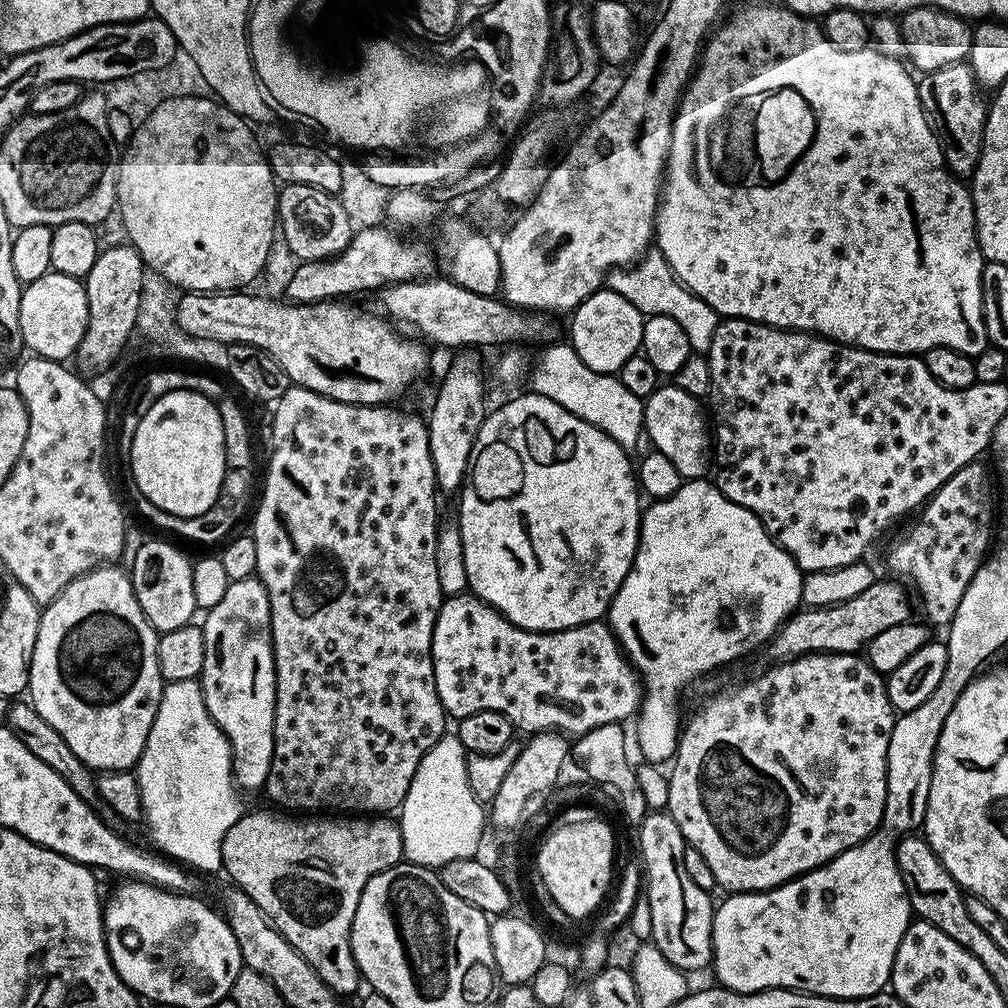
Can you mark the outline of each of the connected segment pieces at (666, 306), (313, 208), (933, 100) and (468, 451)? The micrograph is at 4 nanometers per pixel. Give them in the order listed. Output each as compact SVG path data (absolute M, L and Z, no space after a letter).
M652 246L631 266L613 268L606 277L606 288L613 297L632 302L641 314L649 316L669 316L674 318L686 330L690 338L693 353L706 354L710 350L710 342L714 338L714 330L718 323L718 314L702 298L698 298L680 283L680 279L670 270L666 258L660 249Z
M284 184L276 202L278 228L297 261L330 260L346 250L354 233L339 195L305 184Z
M961 62L942 66L942 70L925 72L919 77L916 89L922 102L924 117L940 144L948 171L956 178L970 178L976 173L982 154L984 127L989 110L985 93L977 84L972 67Z
M472 348L461 349L450 364L438 390L434 406L427 419L430 434L431 460L435 466L437 489L457 493L463 485L471 463L473 444L478 430L487 416L485 410L486 387L482 378L482 362Z

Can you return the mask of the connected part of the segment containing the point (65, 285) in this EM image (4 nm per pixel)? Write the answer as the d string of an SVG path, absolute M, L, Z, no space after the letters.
M49 270L42 278L27 285L20 293L20 329L24 339L24 348L37 357L57 362L67 361L67 356L75 357L87 328L88 306L87 290L77 277Z

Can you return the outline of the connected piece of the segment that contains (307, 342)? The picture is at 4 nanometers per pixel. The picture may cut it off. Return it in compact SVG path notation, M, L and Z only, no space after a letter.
M233 290L230 292L190 292L181 295L178 299L177 308L177 324L188 335L200 339L217 339L218 342L224 344L249 344L258 350L268 352L278 362L278 366L282 366L282 370L288 375L289 381L295 387L305 388L306 390L314 390L318 394L322 394L326 398L334 398L338 402L346 402L347 404L371 404L373 406L384 406L395 396L400 396L412 383L416 380L416 372L424 372L428 368L428 352L423 343L419 339L409 338L407 335L401 334L383 315L375 316L372 312L367 312L364 308L352 304L356 302L345 302L343 299L323 300L317 304L293 304L285 302L283 299L268 299L266 297L252 297L247 290Z

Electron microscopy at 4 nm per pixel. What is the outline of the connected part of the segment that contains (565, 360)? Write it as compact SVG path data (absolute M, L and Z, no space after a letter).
M560 343L549 345L537 366L535 363L530 376L531 389L601 429L625 451L633 451L644 434L643 399L626 390L619 377L590 370L570 344Z

